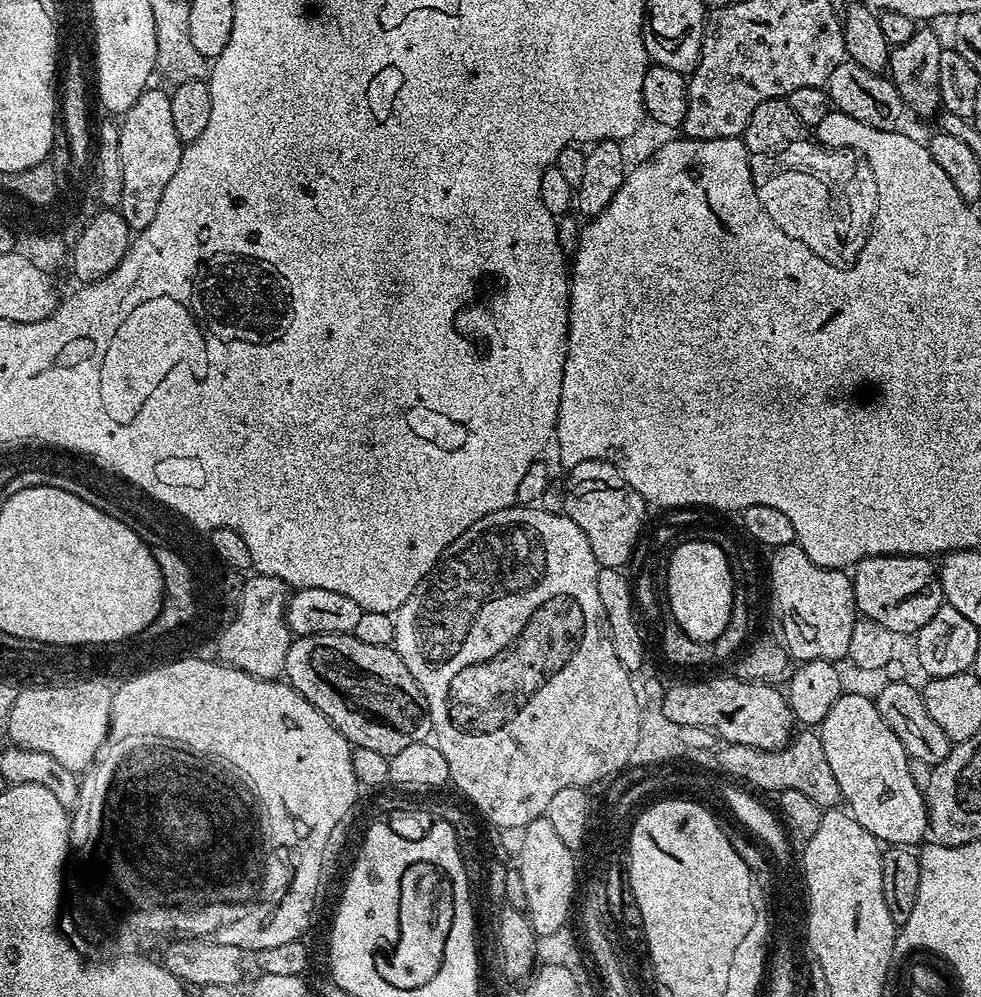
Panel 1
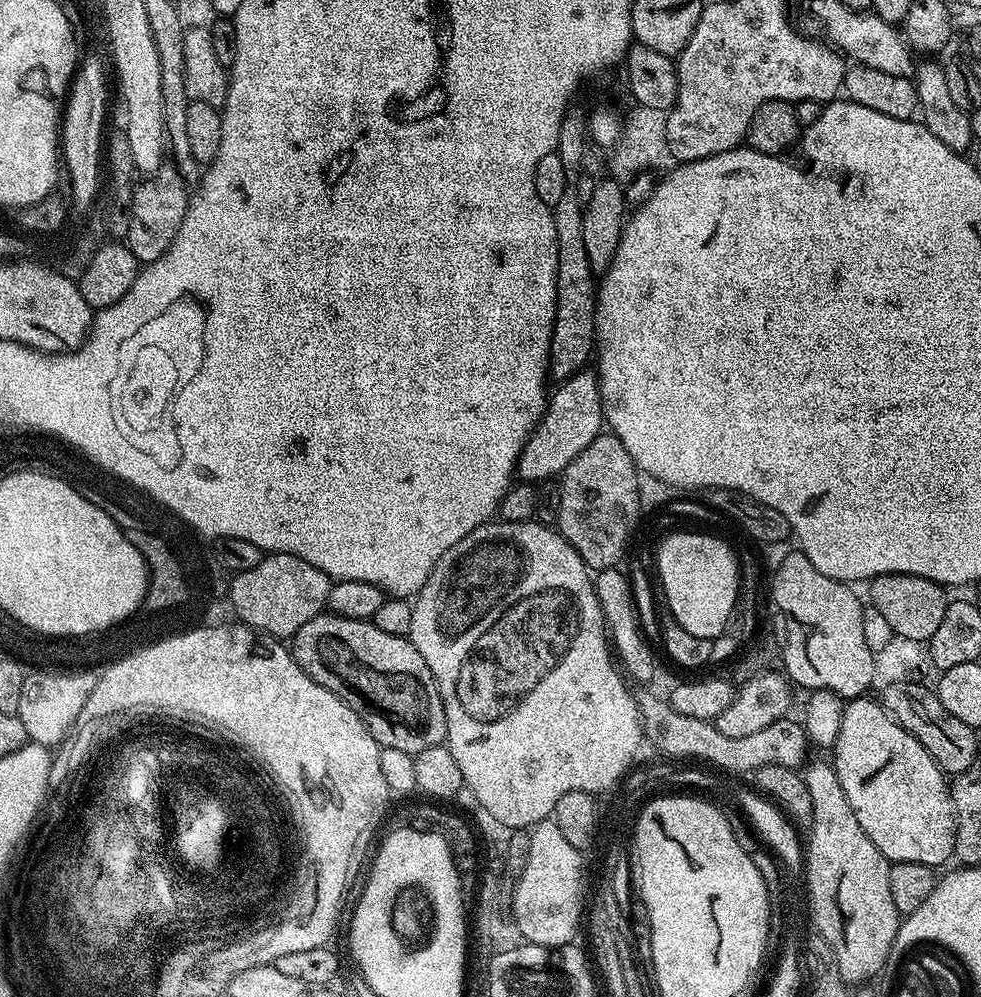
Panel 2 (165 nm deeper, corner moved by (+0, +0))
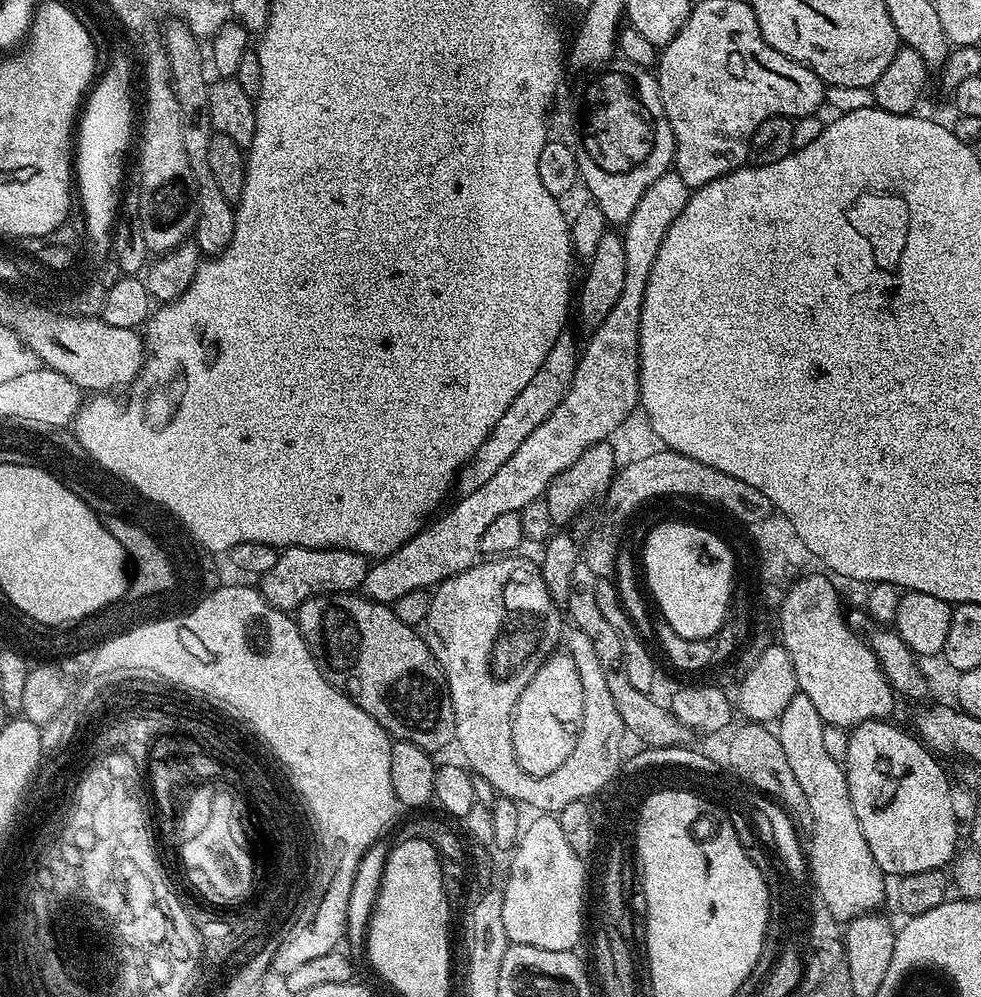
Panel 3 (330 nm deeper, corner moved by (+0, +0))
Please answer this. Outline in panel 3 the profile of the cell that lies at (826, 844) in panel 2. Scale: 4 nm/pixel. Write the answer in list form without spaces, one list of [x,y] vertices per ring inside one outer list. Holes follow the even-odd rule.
[[[797,691],[796,696],[790,698],[790,706],[786,706],[786,710],[782,710],[774,731],[782,742],[782,750],[786,750],[786,758],[790,762],[790,770],[794,770],[794,778],[798,778],[798,786],[802,786],[802,794],[806,794],[806,802],[810,805],[810,814],[813,816],[811,827],[812,834],[814,834],[812,838],[812,854],[810,850],[811,881],[820,885],[821,893],[826,897],[825,905],[832,907],[835,917],[842,922],[849,922],[859,916],[875,913],[879,909],[876,907],[884,900],[884,880],[886,881],[886,876],[885,873],[880,871],[878,862],[874,862],[874,854],[870,854],[870,846],[866,846],[866,837],[862,834],[862,826],[858,826],[858,814],[854,814],[854,802],[850,802],[850,786],[846,782],[844,766],[834,762],[834,758],[830,758],[830,754],[822,743],[822,730],[824,726],[824,719],[818,714],[818,710],[814,710],[814,702],[810,702],[810,698],[806,698],[804,692]]]

